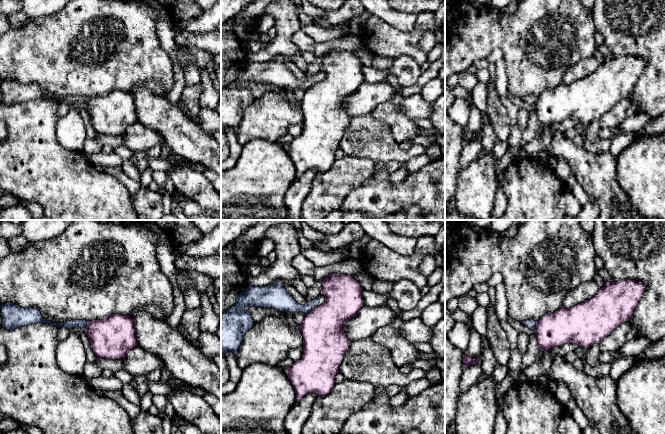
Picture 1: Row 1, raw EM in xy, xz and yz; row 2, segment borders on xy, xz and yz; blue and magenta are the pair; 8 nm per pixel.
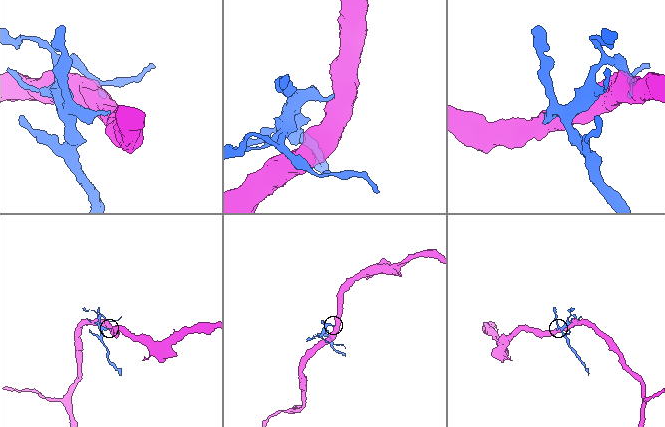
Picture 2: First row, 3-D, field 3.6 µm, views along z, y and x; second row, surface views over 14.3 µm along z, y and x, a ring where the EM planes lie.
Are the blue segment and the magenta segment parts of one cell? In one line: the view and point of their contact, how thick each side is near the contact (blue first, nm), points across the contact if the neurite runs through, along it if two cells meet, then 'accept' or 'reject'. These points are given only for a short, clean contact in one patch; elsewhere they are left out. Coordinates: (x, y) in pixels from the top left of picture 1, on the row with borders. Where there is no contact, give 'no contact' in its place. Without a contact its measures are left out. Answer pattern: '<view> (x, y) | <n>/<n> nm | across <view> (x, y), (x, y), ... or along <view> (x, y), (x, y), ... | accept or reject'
xz (311, 310) | 170/340 nm | along xz (316, 306), (306, 314) | reject

